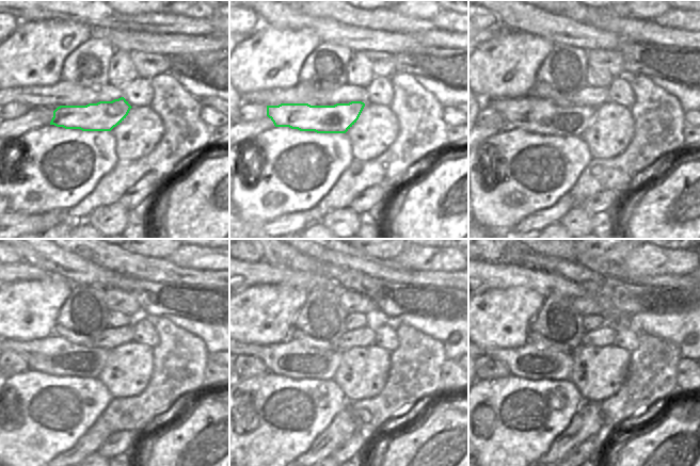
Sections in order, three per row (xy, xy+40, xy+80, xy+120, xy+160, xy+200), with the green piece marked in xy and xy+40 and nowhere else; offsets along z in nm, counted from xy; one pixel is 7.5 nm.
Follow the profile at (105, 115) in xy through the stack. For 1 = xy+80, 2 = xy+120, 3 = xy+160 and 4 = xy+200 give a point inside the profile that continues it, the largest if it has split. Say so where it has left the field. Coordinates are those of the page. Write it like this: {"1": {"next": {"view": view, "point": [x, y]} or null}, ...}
{"1": {"next": {"view": "xy+80", "point": [536, 115]}}, "2": {"next": {"view": "xy+120", "point": [56, 355]}}, "3": {"next": {"view": "xy+160", "point": [293, 358]}}, "4": {"next": {"view": "xy+200", "point": [534, 362]}}}

